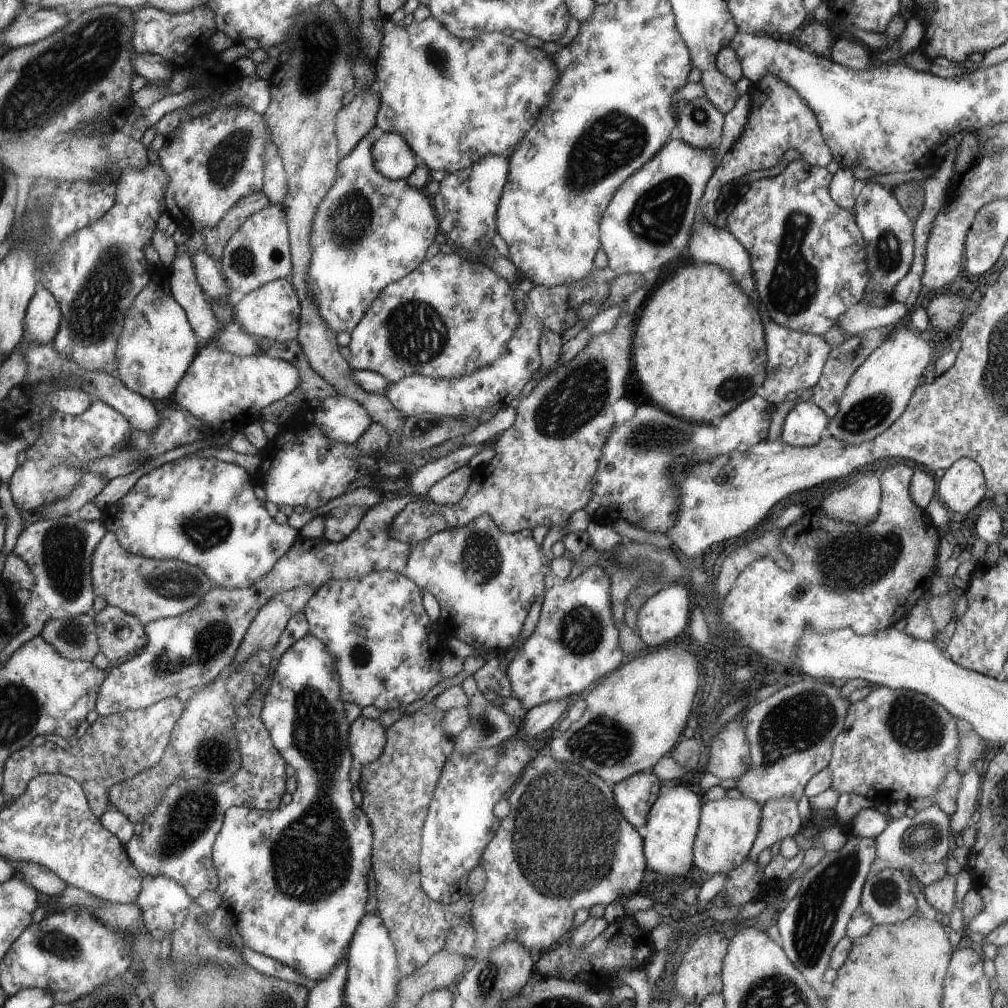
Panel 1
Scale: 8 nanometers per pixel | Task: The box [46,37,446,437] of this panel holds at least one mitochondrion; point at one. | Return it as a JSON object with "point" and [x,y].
{"point":[95,310]}

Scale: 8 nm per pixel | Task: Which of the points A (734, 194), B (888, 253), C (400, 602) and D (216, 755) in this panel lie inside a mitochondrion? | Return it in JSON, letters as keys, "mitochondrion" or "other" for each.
{"A":"other","B":"mitochondrion","C":"other","D":"mitochondrion"}

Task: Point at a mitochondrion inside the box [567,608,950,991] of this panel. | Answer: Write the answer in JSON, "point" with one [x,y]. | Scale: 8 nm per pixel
{"point":[816,916]}

